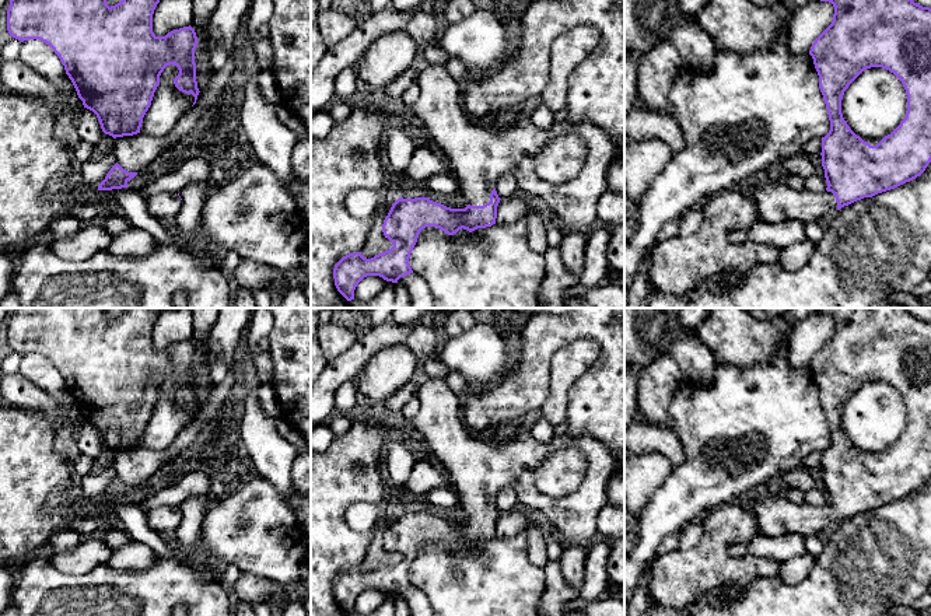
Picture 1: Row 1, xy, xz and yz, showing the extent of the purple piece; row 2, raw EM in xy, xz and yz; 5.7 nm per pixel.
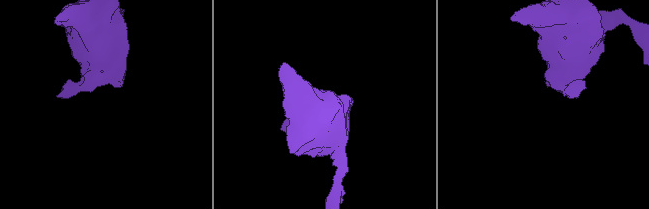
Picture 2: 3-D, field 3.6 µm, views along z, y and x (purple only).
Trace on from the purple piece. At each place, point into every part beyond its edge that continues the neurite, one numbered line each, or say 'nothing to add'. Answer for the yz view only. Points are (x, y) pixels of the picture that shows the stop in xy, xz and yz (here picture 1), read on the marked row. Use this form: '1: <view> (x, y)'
1: yz (776, 202)

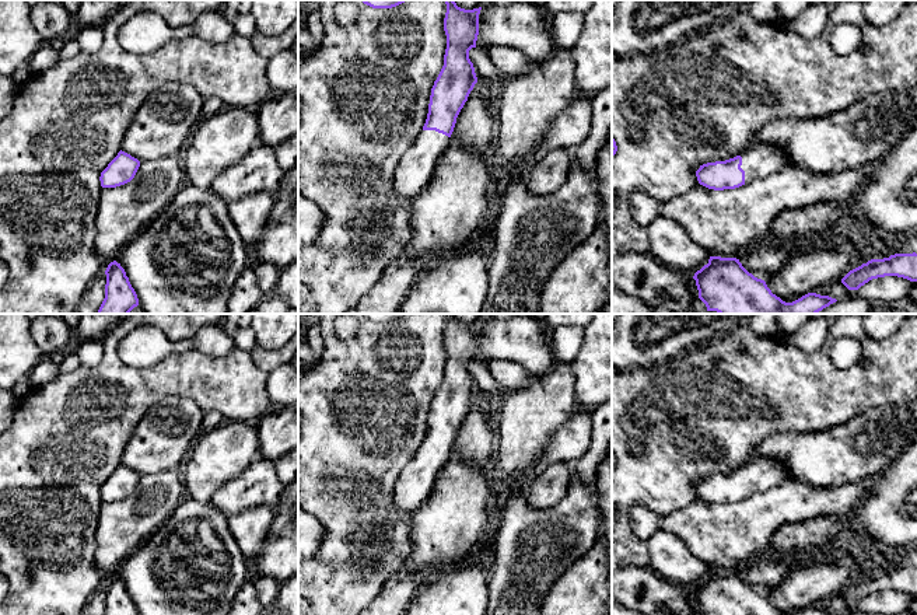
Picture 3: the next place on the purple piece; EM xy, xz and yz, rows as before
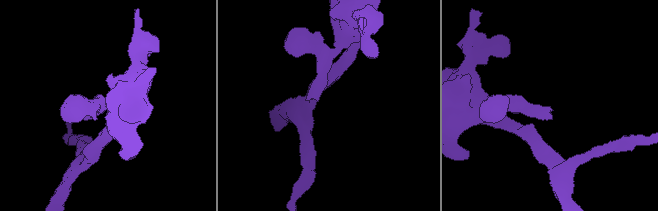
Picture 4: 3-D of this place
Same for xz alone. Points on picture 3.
1: xz (416, 167)

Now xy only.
nothing to add

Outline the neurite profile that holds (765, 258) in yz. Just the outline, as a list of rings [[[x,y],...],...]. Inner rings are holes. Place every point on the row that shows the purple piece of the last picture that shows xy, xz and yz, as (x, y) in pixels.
[[[770,240],[752,244],[738,259],[755,277],[767,280],[785,263],[812,251],[812,244],[799,241],[795,245],[778,245]]]

